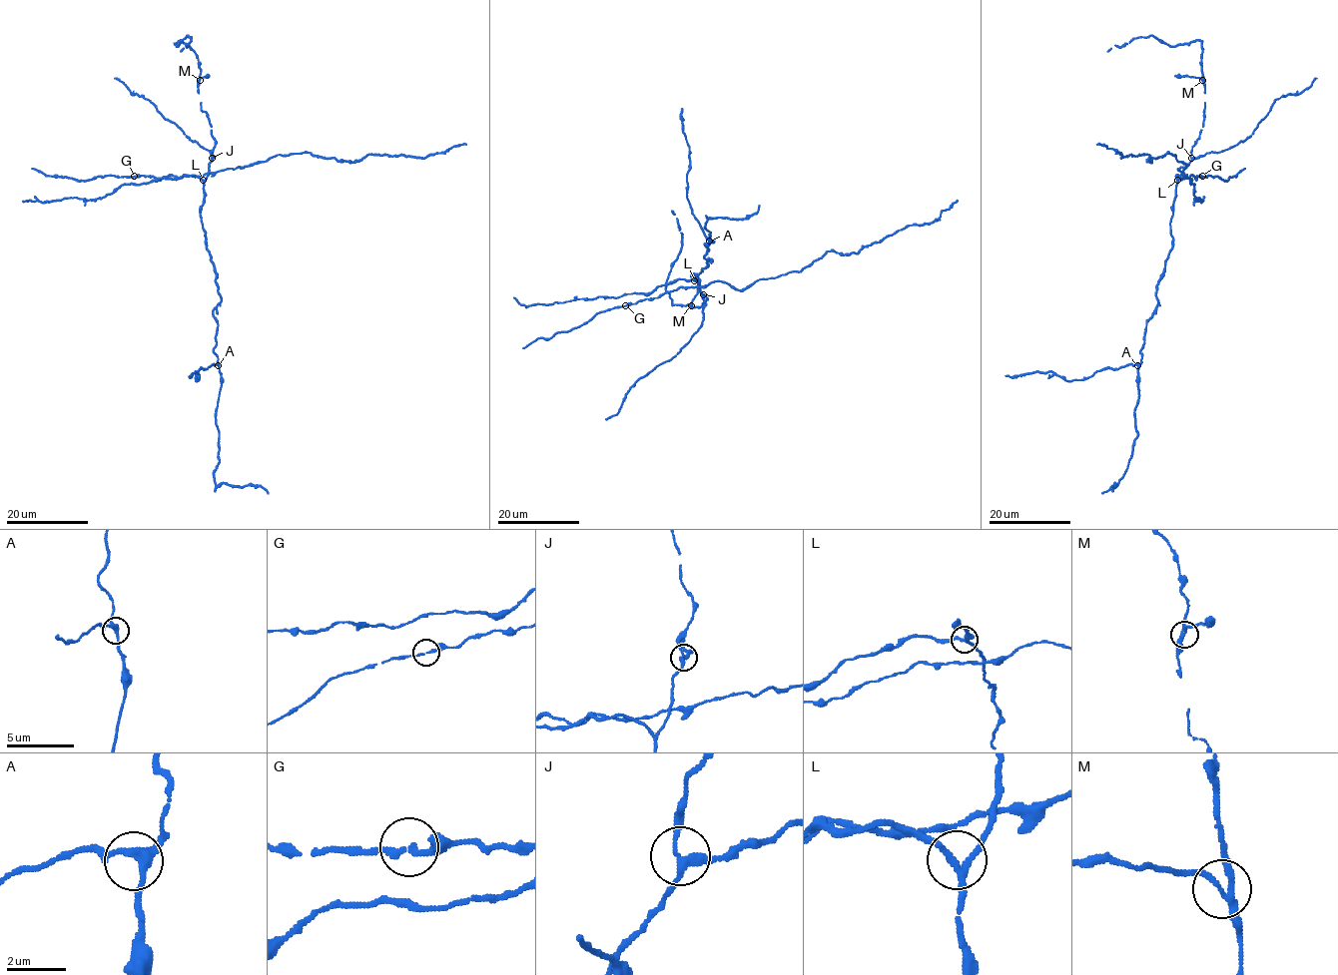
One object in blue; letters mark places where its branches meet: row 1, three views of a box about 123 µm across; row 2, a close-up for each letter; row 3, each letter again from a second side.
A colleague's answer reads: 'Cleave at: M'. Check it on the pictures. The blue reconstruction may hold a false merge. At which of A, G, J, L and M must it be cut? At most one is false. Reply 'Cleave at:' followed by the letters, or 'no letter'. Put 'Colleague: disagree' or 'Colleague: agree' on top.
Colleague: agree
Cleave at: M

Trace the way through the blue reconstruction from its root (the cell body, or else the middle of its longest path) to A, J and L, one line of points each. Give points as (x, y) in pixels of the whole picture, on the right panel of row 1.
A: (1169, 223), (1173, 248), (1156, 285), (1157, 306), (1146, 322), (1140, 351), (1142, 358), (1137, 365)
J: (1169, 223), (1177, 181), (1191, 158)
L: (1169, 223), (1177, 180)

